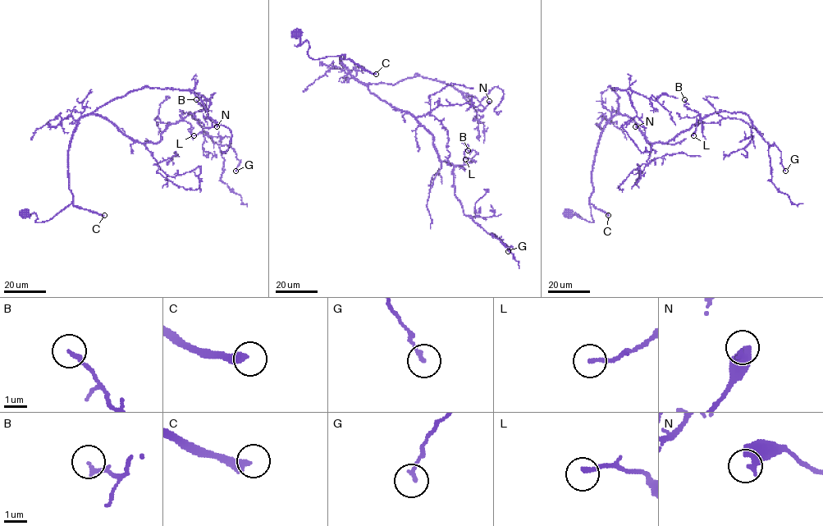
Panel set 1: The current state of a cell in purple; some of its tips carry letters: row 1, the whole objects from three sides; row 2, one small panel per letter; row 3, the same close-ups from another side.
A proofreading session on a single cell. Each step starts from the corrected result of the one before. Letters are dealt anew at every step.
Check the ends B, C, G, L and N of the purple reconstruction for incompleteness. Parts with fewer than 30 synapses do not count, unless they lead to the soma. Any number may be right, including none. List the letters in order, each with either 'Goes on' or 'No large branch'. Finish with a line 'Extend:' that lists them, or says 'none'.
B: No large branch
C: Goes on
G: No large branch
L: No large branch
N: No large branch
Extend: C

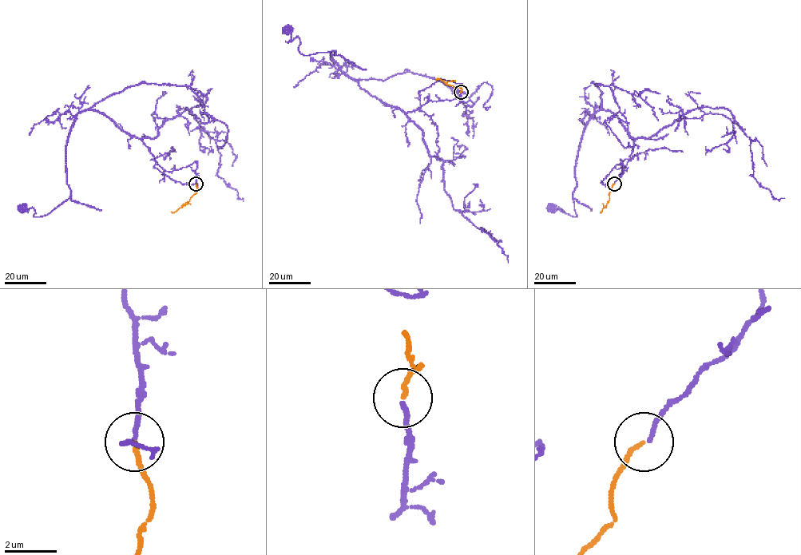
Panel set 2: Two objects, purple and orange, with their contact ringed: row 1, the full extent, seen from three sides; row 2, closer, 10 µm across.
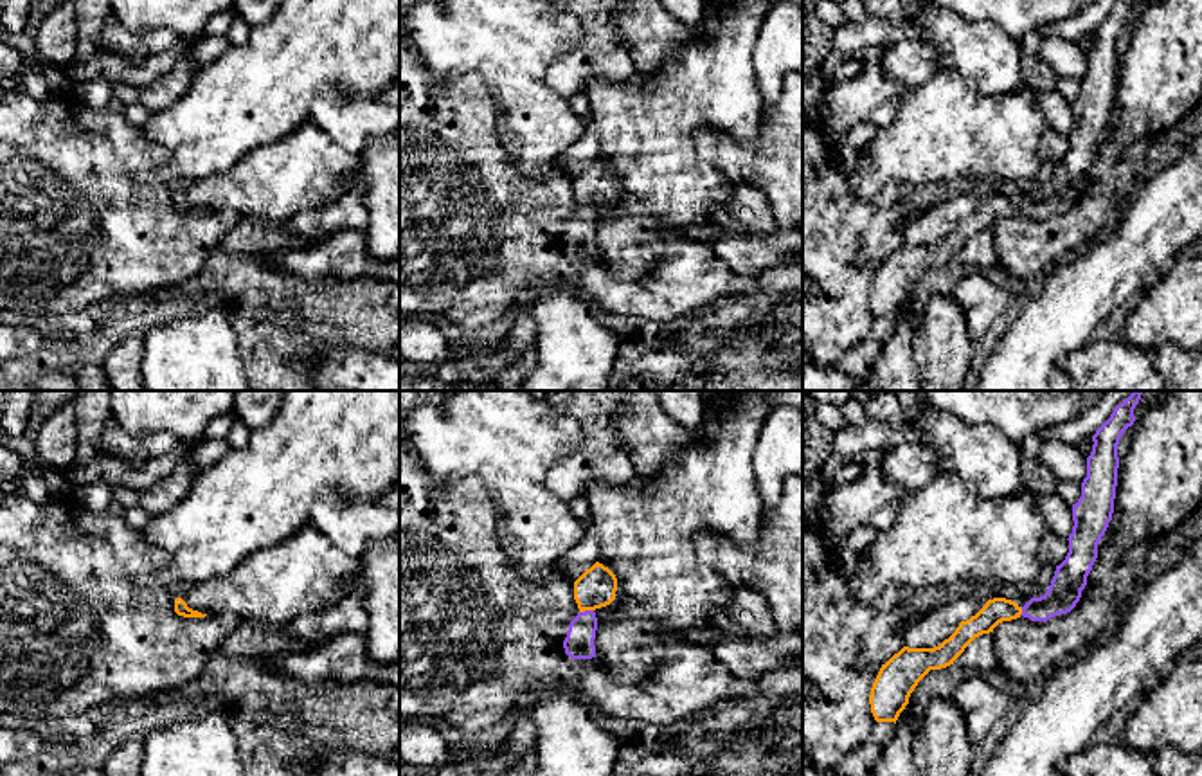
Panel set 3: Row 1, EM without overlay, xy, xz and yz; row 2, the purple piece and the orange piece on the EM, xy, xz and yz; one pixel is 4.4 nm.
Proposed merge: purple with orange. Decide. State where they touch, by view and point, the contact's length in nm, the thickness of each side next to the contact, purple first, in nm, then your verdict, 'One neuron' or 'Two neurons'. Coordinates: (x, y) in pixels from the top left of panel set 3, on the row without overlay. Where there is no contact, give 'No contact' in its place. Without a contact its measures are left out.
Touches purple at xz (585, 207). Shared border 70 nm. Thickness 130 nm (purple) against 180 nm. One neuron

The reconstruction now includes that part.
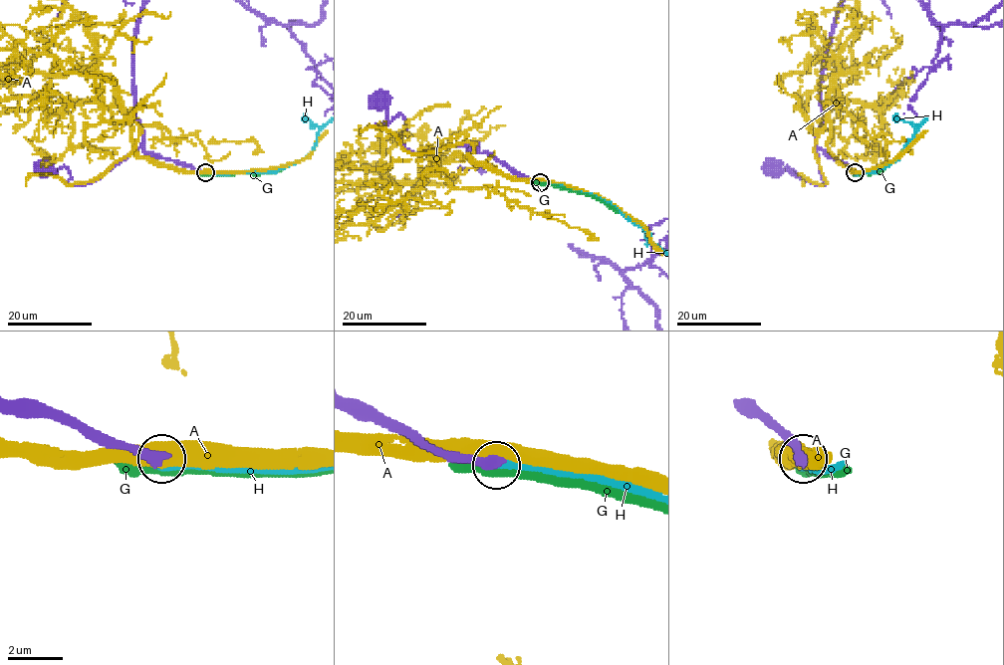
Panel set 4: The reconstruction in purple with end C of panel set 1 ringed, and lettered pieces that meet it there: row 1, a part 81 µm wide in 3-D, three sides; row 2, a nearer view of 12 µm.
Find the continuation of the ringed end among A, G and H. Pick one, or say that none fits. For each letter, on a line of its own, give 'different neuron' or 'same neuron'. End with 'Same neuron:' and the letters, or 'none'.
A: different neuron
G: different neuron
H: same neuron
Same neuron: H

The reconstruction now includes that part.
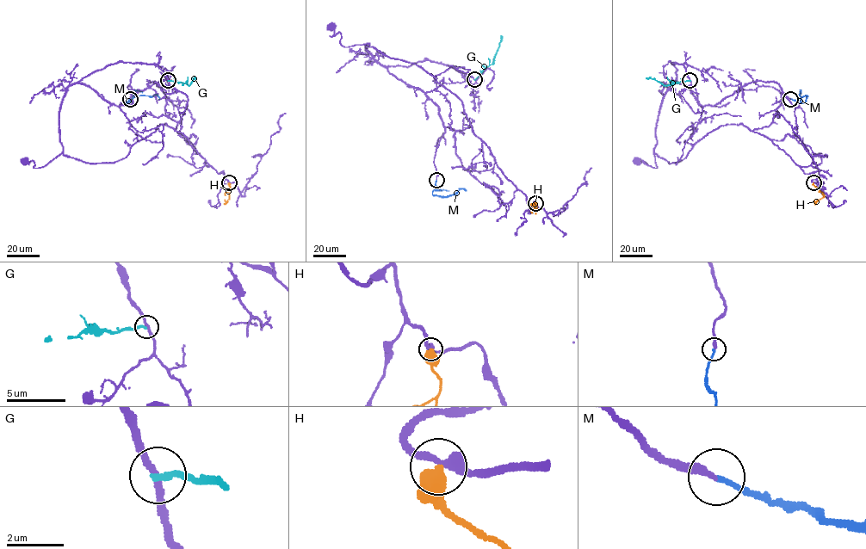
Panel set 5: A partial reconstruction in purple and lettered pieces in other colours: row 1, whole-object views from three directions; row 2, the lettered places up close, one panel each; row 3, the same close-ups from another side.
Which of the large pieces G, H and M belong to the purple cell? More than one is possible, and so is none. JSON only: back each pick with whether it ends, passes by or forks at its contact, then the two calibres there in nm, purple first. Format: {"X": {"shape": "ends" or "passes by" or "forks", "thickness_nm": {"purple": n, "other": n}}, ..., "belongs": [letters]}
{"M": {"shape": "ends", "thickness_nm": {"purple": 280, "other": 170}}, "belongs": ["M"]}

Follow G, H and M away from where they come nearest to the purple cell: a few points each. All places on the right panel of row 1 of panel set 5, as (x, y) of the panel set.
G: (690, 80), (664, 85), (654, 79), (646, 78)
H: (813, 182), (824, 194), (820, 199), (814, 200)
M: (790, 99), (803, 103), (807, 95), (801, 97), (799, 95), (801, 99)

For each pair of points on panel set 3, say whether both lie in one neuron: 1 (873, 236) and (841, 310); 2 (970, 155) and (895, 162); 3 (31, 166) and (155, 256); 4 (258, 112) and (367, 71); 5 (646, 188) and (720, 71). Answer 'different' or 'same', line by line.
1: different
2: same
3: same
4: same
5: same

